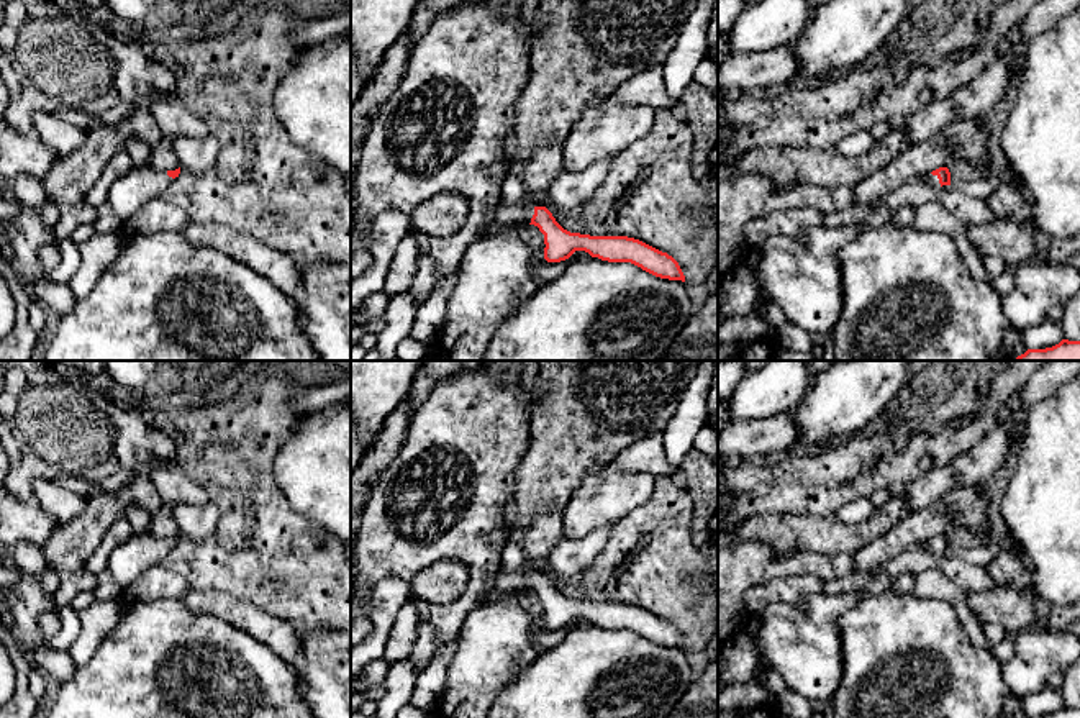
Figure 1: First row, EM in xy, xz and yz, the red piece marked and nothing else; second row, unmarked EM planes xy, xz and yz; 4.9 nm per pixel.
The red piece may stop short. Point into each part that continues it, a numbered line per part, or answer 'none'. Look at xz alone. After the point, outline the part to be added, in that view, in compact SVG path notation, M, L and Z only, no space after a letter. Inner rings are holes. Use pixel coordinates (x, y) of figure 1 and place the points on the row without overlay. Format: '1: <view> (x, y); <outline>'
1: xz (505, 581); M526 564L518 570L505 570L500 567L495 575L493 587L485 598L485 603L498 602L505 593L513 590L521 588L529 592L533 582L534 582L534 572L531 572Z

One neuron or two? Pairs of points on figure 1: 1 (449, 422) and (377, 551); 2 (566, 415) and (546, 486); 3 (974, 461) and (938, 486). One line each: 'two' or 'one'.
1: one
2: one
3: one

